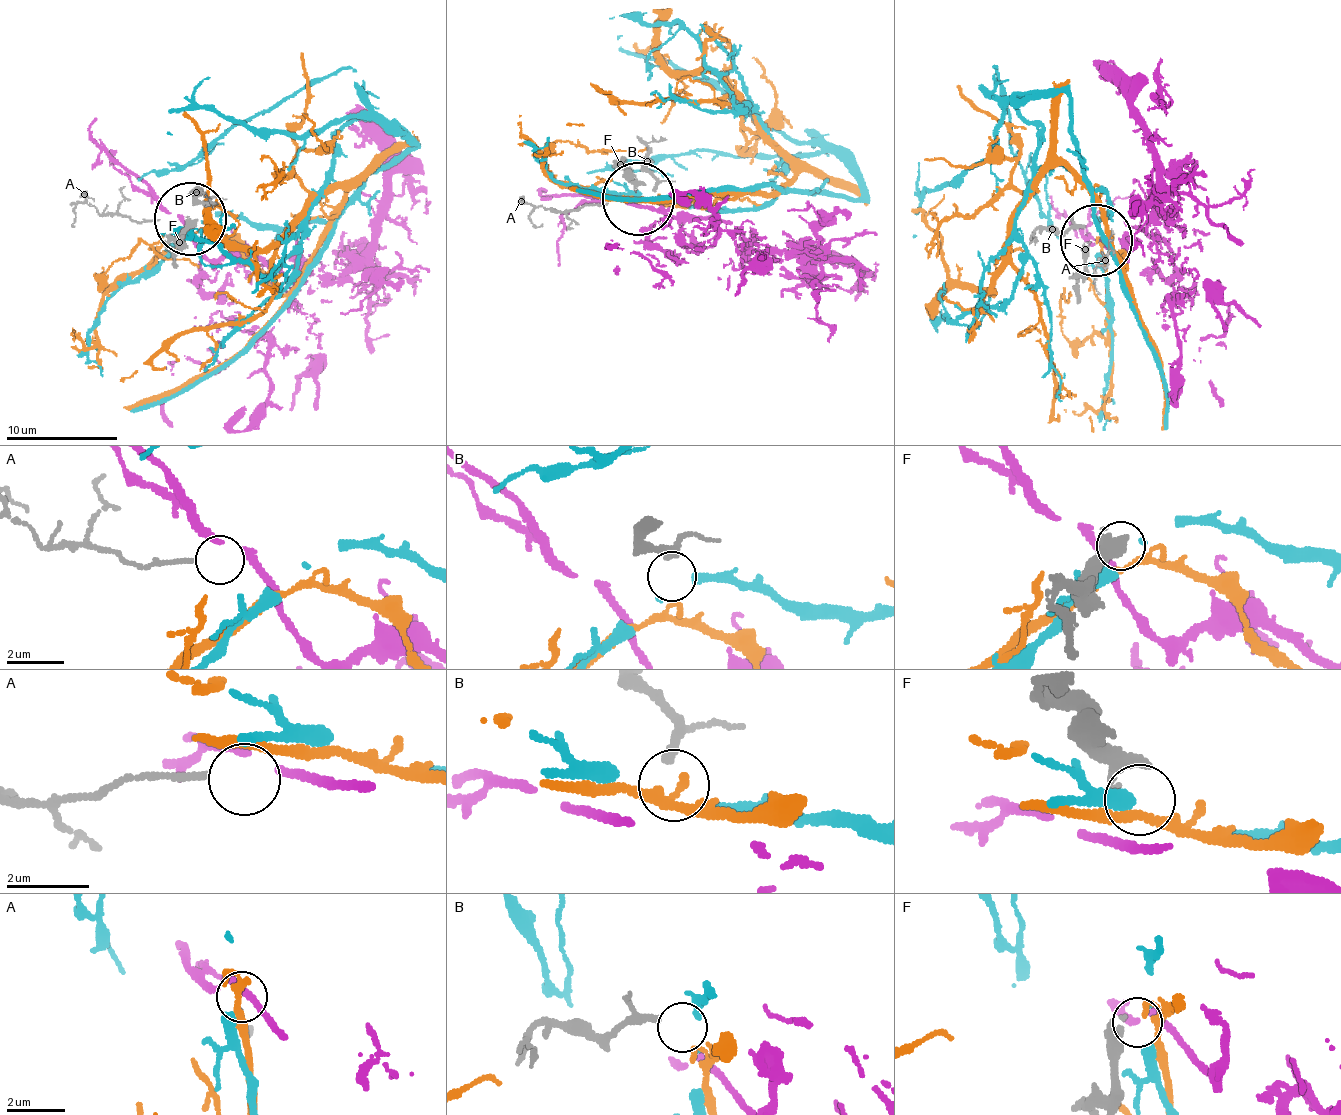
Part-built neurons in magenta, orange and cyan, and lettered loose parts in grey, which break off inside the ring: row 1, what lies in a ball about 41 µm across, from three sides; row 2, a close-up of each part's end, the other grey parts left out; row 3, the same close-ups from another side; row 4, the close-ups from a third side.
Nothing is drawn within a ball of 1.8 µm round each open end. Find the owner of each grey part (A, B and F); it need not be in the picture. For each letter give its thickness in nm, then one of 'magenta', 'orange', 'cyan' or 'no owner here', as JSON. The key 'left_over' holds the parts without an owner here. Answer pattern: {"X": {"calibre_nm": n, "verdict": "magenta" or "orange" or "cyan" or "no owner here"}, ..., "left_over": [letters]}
{"A": {"calibre_nm": 140, "verdict": "no owner here"}, "B": {"calibre_nm": 180, "verdict": "cyan"}, "F": {"calibre_nm": 420, "verdict": "no owner here"}, "left_over": ["A", "F"]}

